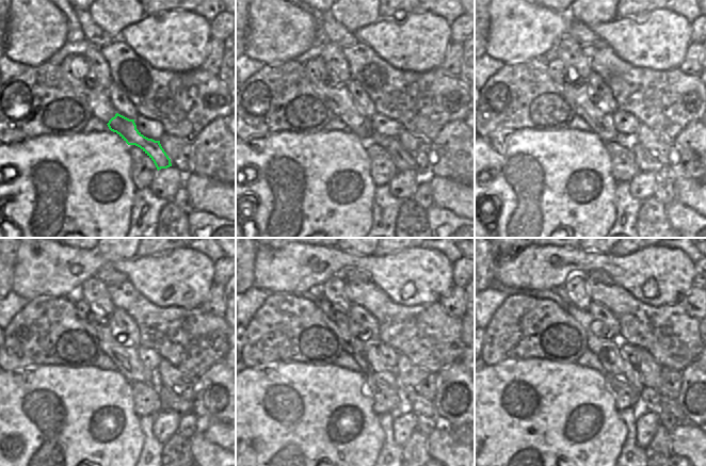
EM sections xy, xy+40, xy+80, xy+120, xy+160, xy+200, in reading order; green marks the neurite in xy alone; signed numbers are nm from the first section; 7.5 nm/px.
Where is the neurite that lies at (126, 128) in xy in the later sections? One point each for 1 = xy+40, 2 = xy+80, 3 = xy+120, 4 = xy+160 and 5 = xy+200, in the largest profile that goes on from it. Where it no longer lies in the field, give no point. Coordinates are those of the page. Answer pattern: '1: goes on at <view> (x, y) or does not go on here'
1: goes on at xy+40 (402, 160)
2: goes on at xy+80 (644, 161)
3: goes on at xy+120 (169, 400)
4: goes on at xy+160 (421, 406)
5: goes on at xy+200 (670, 405)

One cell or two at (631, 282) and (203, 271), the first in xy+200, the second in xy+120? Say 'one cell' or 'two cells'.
one cell

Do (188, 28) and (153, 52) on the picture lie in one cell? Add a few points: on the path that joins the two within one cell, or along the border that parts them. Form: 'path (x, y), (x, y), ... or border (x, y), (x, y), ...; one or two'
path (179, 36), (175, 41), (164, 41), (161, 44); one

